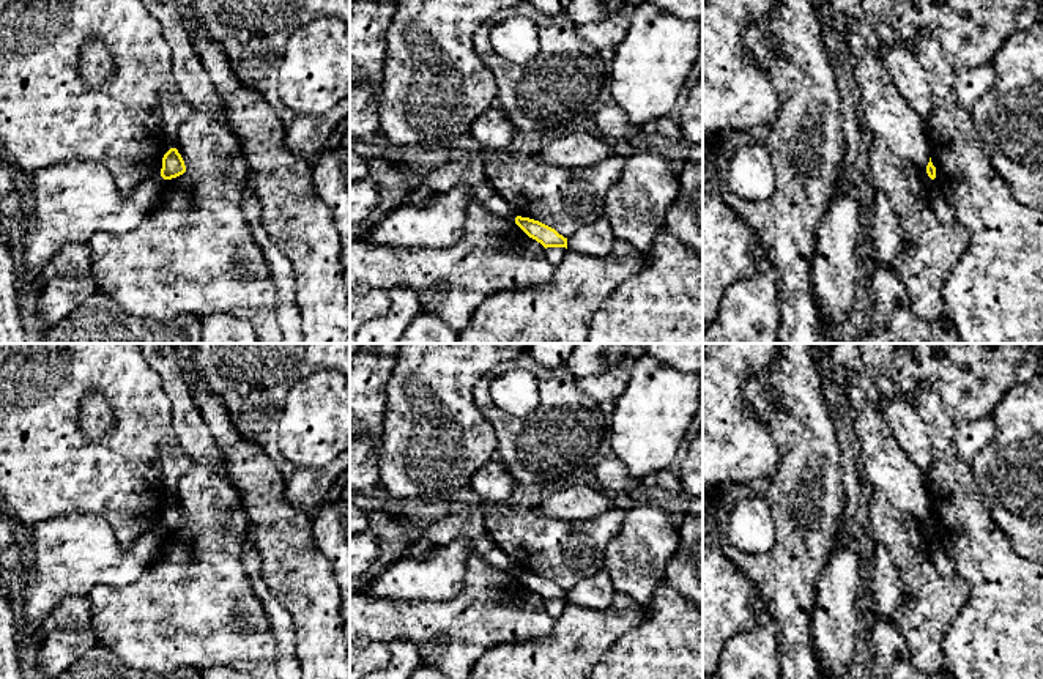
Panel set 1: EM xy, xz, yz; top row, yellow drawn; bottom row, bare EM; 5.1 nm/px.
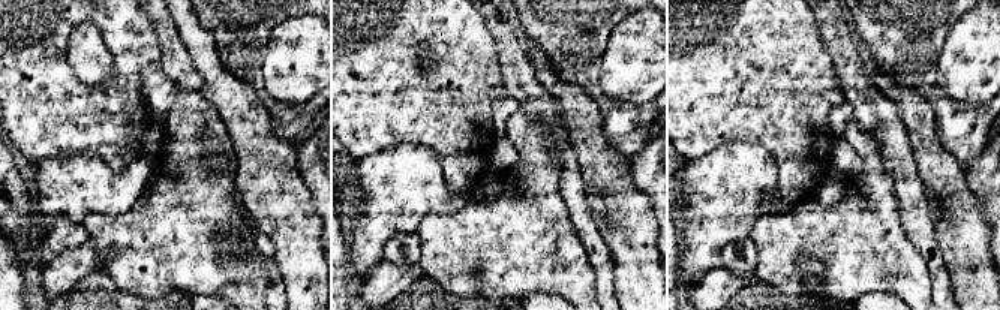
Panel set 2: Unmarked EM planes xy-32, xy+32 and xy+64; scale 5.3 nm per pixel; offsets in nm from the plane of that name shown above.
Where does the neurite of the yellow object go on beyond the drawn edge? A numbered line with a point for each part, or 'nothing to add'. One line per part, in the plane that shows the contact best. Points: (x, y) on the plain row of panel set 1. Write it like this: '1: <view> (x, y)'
nothing to add

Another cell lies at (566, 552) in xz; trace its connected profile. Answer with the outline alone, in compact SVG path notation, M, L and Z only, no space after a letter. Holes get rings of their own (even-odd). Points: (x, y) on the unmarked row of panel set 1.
M534 504L509 512L485 507L485 531L517 569L539 573L564 591L603 570L603 551L621 532L625 510L611 507L585 520L542 517Z

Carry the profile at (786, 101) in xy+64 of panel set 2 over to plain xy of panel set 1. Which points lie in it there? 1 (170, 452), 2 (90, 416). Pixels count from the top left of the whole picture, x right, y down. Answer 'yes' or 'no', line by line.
1: no
2: no

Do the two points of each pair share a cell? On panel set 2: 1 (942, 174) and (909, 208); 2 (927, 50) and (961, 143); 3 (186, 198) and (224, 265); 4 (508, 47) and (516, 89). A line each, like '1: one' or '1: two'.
1: two
2: one
3: one
4: one

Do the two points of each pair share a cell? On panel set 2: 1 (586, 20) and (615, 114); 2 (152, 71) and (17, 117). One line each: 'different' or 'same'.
1: same
2: different

